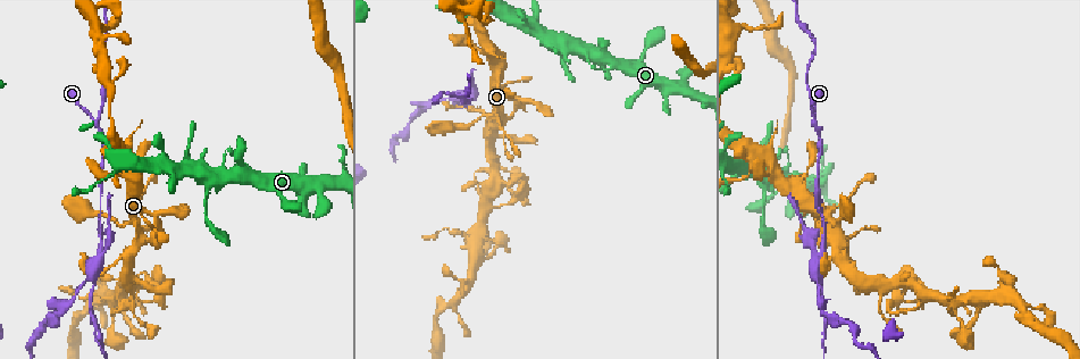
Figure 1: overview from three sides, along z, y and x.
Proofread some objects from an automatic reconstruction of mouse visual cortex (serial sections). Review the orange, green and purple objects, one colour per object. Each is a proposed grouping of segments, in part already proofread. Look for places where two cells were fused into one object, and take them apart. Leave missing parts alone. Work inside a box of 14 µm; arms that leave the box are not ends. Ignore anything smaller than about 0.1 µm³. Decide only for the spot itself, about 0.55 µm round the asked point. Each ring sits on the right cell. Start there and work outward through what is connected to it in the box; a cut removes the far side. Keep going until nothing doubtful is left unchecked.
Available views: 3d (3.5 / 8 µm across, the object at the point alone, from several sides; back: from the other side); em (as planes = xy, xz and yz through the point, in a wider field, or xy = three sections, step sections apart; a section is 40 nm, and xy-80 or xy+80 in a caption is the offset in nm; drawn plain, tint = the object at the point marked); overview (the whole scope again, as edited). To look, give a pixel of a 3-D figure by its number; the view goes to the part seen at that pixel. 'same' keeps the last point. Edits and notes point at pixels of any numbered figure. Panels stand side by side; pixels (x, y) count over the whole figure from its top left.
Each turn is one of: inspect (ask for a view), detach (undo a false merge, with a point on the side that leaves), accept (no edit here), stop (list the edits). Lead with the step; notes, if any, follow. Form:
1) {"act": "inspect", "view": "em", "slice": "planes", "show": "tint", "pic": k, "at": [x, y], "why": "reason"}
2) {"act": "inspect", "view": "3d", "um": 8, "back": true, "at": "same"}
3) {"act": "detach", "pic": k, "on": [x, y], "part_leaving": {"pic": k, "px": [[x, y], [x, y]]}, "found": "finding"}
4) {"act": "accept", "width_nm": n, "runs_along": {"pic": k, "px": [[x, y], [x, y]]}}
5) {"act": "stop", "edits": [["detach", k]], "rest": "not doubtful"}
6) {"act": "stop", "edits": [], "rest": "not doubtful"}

{"act": "inspect", "view": "3d", "um": 3.5, "pic": 1, "at": [455, 97], "why": "a fork"}

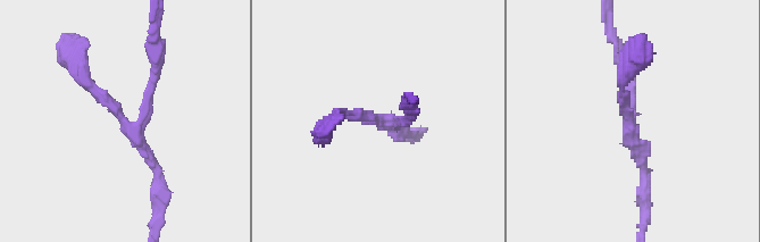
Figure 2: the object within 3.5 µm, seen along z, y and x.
{"act": "inspect", "view": "em", "slice": "xy", "step": 5, "show": "tint", "pic": 2, "at": [384, 121], "why": "now the EM"}

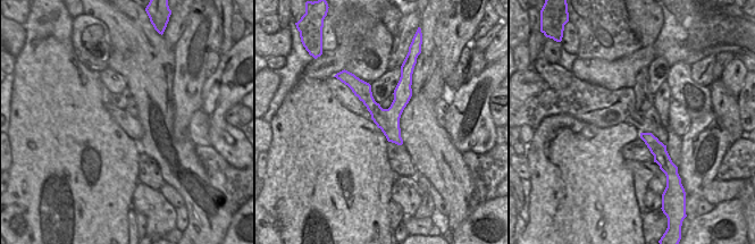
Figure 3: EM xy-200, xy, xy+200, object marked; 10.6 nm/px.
{"act": "accept", "runs_along": {"pic": 2, "px": [[81, 73], [148, 153], [158, 191]]}, "found": "all the same cell"}

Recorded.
{"act": "inspect", "view": "3d", "um": 3.5, "pic": 1, "at": [102, 254], "why": "three arms meet"}

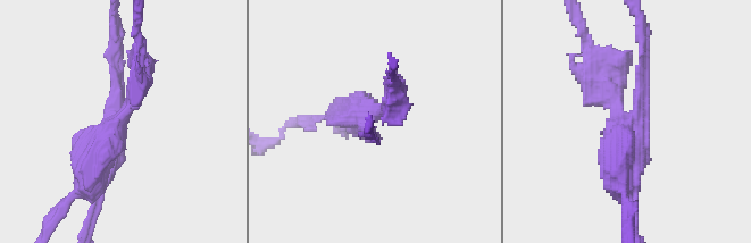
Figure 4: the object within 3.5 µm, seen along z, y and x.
{"act": "detach", "pic": 4, "on": [626, 148], "part_leaving": {"pic": 4, "px": [[631, 122], [619, 133], [625, 212]]}, "found": "a second cell is stuck on"}

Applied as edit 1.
{"act": "stop", "edits": [["detach", 4]], "rest": "not doubtful"}

